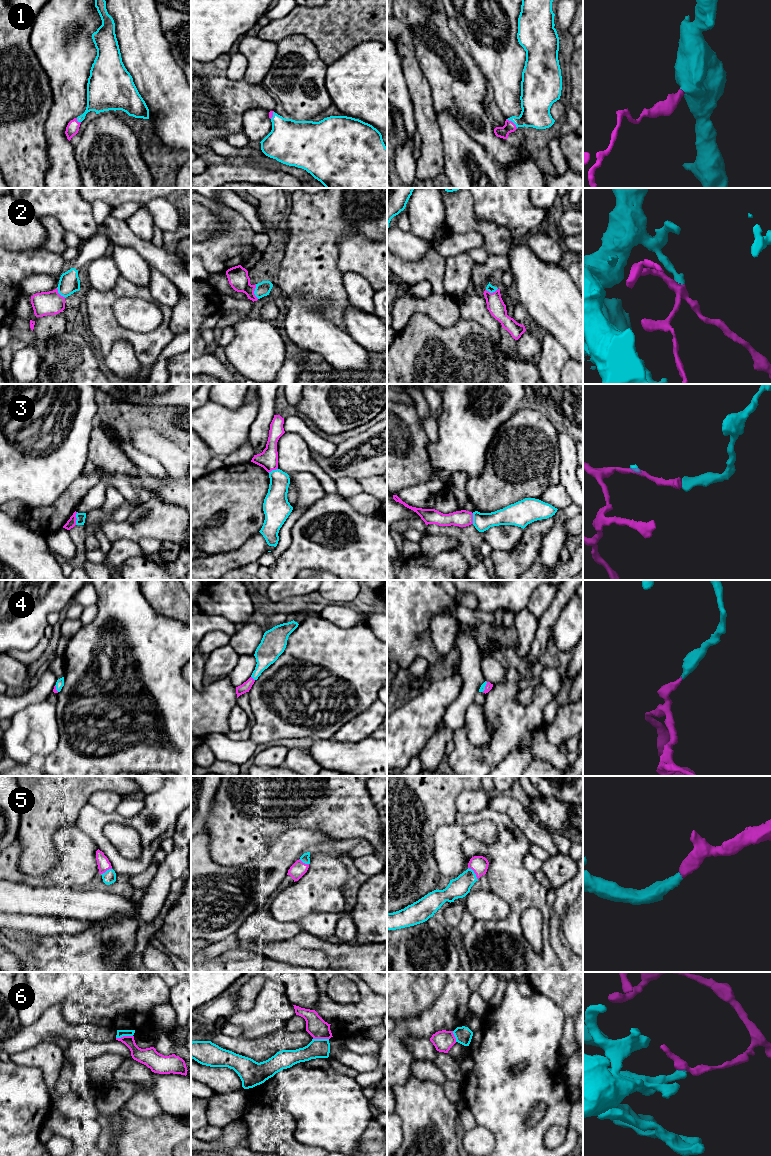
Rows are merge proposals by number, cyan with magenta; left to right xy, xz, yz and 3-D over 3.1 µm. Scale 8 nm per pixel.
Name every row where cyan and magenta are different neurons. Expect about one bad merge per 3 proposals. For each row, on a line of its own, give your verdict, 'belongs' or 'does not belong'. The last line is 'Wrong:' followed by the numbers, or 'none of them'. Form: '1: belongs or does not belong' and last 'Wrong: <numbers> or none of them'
1: belongs
2: belongs
3: does not belong
4: belongs
5: belongs
6: does not belong
Wrong: 3, 6

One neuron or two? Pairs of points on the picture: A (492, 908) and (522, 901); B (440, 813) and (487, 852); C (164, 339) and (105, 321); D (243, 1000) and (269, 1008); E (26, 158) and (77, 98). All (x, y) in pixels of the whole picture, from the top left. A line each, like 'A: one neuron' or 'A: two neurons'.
A: two neurons
B: two neurons
C: one neuron
D: two neurons
E: two neurons

